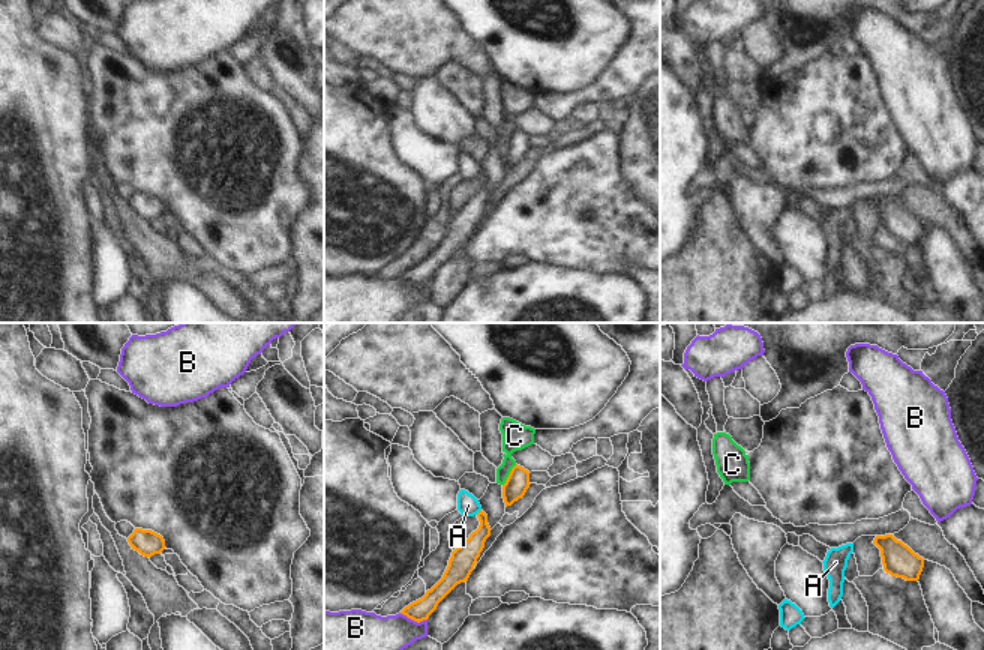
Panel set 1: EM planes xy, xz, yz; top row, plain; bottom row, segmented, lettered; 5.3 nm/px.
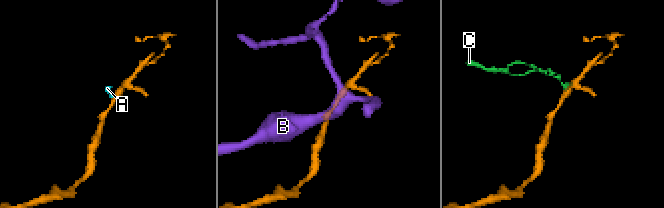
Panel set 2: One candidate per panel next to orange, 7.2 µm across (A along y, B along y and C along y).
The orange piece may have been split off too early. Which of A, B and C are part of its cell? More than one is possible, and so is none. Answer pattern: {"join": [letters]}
{"join": ["A"]}

